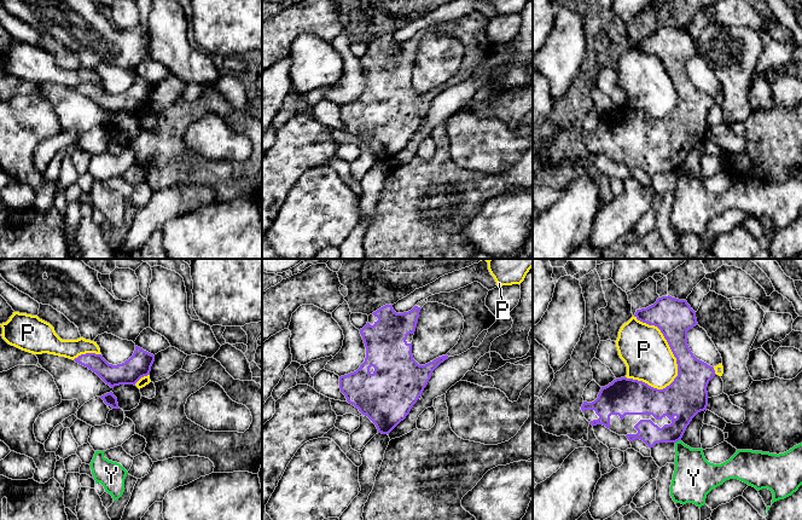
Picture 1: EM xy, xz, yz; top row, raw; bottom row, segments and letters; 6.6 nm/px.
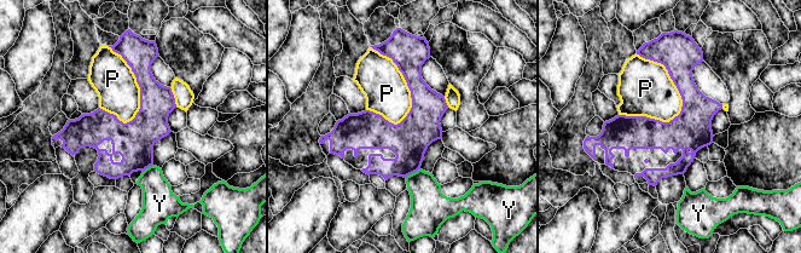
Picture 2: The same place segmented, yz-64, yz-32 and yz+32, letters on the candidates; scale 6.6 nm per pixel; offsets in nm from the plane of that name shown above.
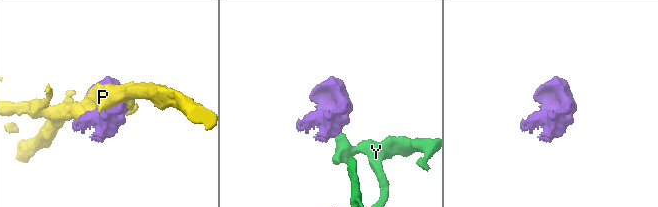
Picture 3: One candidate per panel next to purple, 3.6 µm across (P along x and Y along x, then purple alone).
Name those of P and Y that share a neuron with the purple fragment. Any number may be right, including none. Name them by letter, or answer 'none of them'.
none of them

